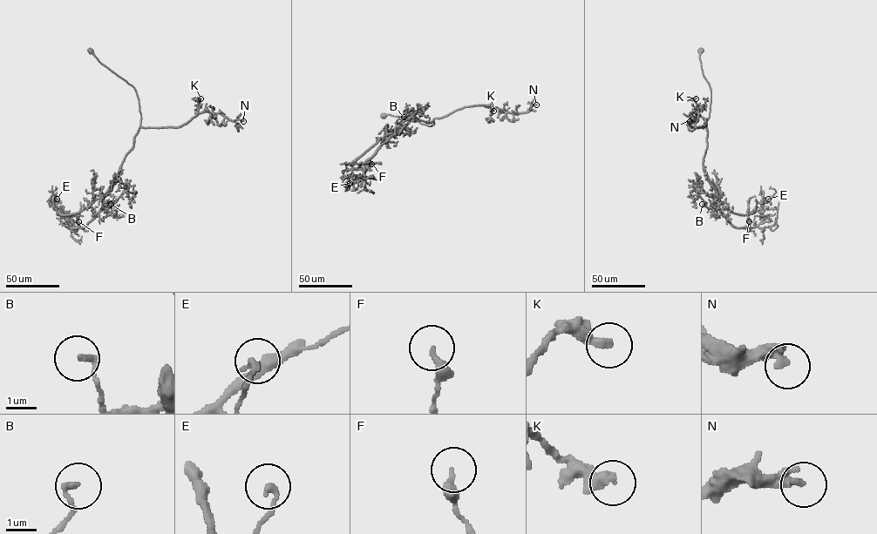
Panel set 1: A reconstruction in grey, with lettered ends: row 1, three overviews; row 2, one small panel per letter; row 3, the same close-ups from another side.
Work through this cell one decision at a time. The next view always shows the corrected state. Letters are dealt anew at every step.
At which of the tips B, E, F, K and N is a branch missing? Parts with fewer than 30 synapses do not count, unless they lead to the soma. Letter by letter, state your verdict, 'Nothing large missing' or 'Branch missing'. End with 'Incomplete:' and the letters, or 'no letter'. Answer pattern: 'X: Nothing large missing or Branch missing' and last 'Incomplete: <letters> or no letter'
B: Nothing large missing
E: Nothing large missing
F: Nothing large missing
K: Nothing large missing
N: Nothing large missing
Incomplete: no letter

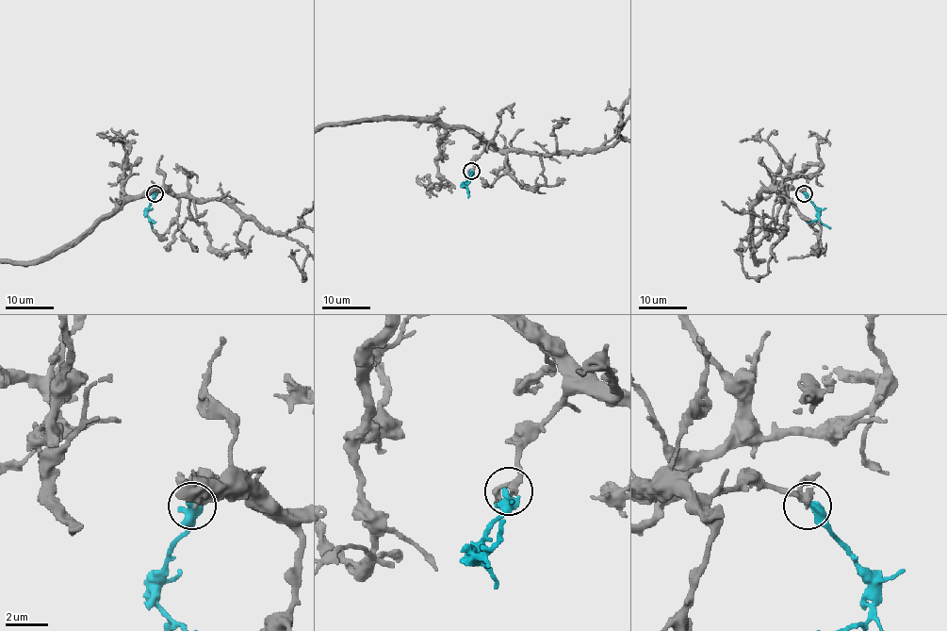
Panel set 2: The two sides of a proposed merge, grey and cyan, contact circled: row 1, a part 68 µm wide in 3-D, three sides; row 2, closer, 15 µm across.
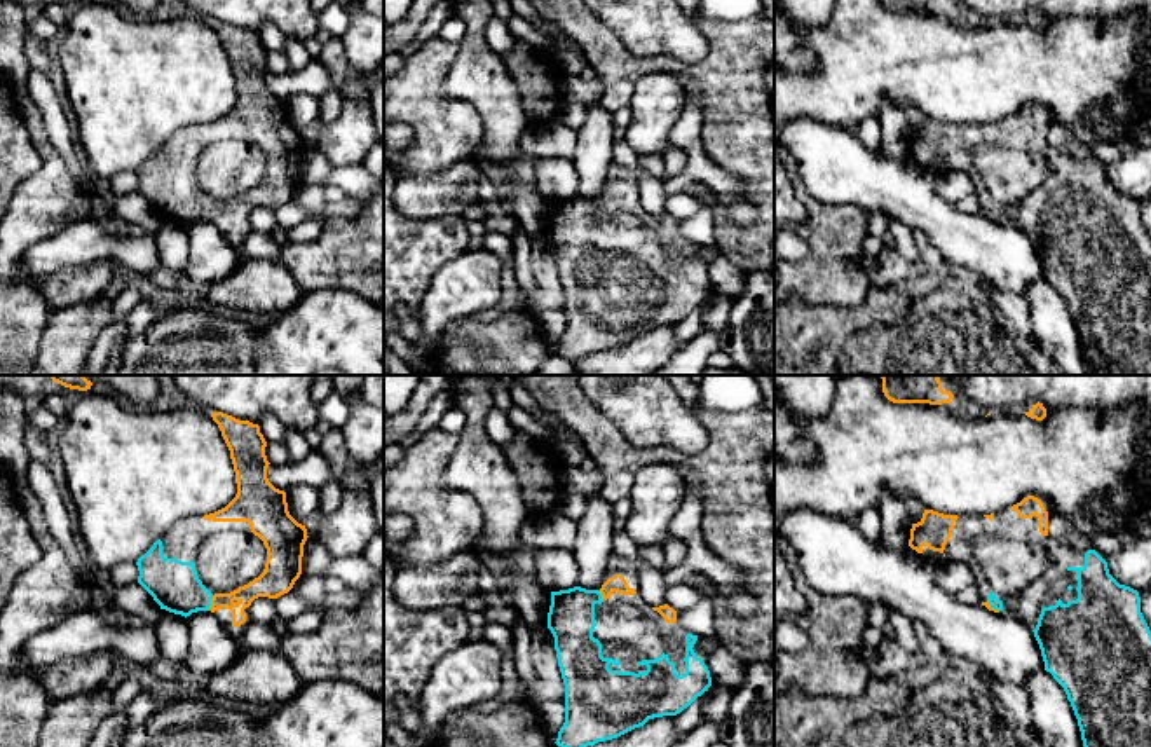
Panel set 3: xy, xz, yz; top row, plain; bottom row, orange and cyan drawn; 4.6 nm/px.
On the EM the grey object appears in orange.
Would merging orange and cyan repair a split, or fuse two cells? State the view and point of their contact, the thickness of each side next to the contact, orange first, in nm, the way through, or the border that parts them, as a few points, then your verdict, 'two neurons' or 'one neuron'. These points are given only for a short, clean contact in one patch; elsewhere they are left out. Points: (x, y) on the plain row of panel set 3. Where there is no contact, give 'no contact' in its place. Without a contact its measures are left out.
meets orange in xy at (211, 212); 100 nm thick on the orange side, 220 nm on the other; runs through xy (260, 196), (211, 212), (183, 203), (175, 194); one neuron

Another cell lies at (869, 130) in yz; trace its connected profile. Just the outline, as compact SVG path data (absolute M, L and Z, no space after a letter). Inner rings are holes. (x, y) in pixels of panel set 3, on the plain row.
M867 117L862 120L855 131L856 138L870 150L875 152L881 143L881 126L879 126L879 117Z

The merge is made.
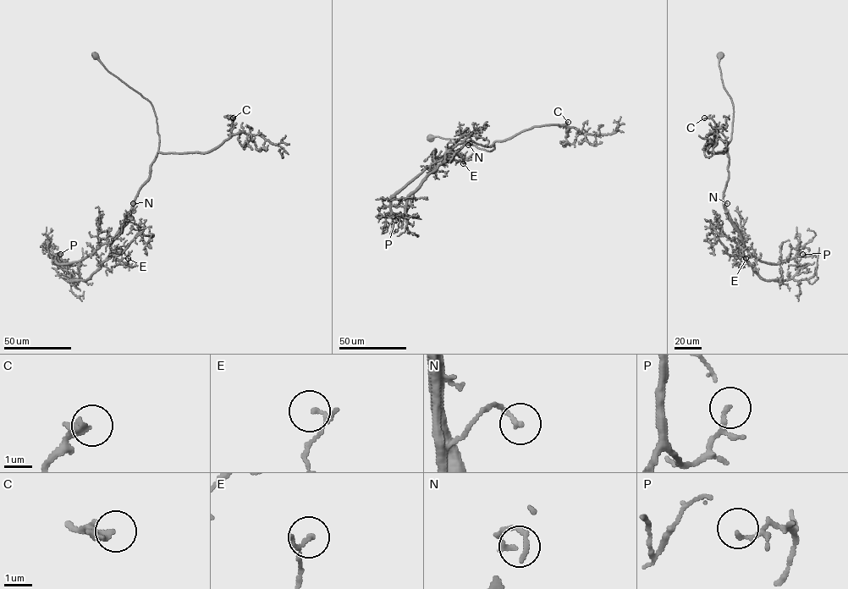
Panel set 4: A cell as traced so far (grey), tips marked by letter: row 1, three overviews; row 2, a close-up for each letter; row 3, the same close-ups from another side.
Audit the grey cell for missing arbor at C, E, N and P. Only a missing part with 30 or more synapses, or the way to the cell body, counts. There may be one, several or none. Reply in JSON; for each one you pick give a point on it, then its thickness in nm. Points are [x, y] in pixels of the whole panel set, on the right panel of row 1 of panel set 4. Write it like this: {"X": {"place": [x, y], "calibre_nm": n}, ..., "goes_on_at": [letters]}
{"goes_on_at": []}

